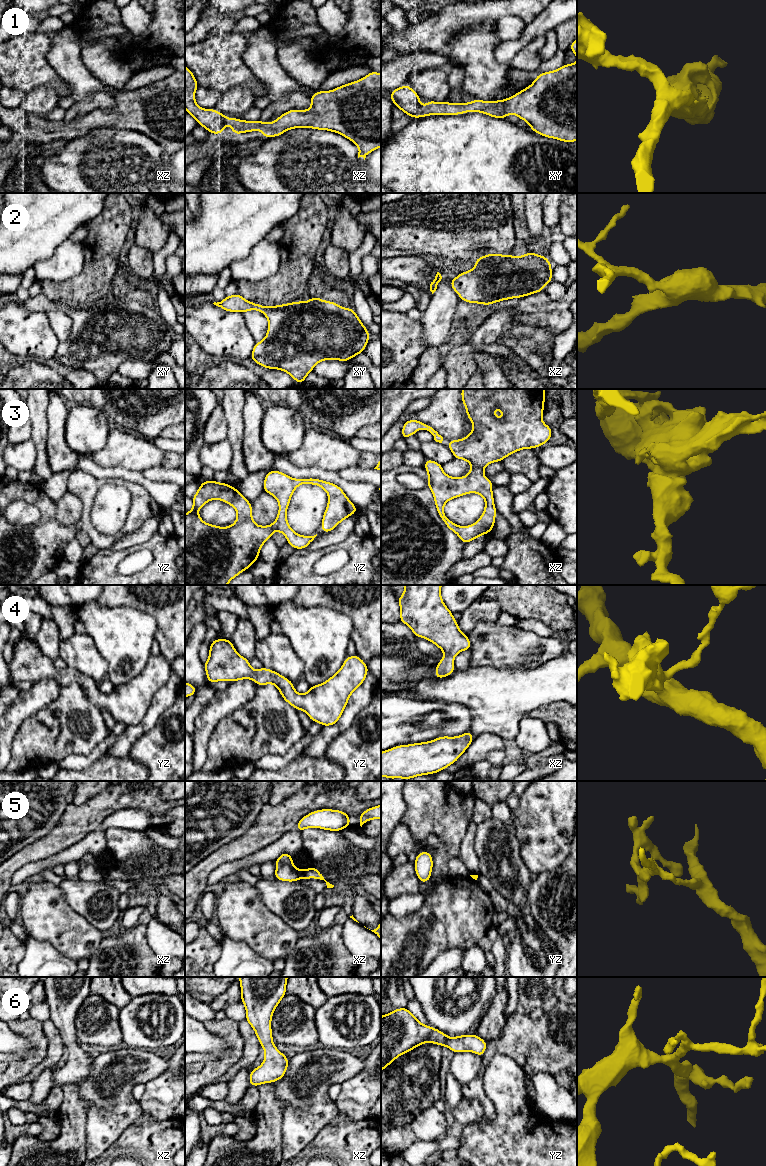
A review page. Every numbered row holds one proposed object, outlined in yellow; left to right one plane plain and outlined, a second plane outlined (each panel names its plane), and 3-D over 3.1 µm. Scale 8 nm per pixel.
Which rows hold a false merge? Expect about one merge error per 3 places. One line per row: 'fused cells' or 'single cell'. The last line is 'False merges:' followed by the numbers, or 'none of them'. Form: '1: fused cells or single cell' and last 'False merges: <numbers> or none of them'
1: single cell
2: single cell
3: single cell
4: single cell
5: fused cells
6: single cell
False merges: 5

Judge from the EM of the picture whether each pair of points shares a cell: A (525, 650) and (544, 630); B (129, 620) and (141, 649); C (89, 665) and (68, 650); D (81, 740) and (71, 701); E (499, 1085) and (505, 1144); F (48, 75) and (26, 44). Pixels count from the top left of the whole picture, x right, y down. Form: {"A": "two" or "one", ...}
{"A": "two", "B": "one", "C": "one", "D": "one", "E": "one", "F": "one"}

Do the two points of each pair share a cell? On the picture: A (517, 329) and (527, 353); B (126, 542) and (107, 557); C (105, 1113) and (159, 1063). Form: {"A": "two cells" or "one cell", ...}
{"A": "two cells", "B": "two cells", "C": "one cell"}

